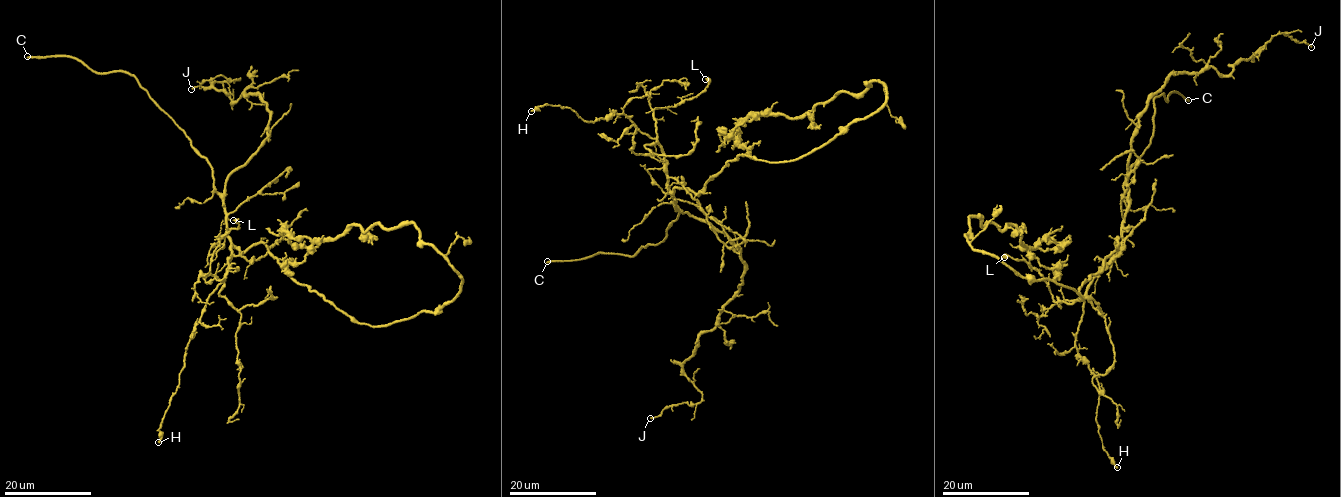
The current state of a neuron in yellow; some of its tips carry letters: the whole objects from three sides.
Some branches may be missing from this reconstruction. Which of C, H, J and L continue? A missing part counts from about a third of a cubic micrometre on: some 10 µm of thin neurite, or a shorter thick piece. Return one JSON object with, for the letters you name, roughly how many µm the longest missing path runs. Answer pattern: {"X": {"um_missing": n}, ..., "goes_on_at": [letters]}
{"C": {"um_missing": 30}, "goes_on_at": ["C"]}

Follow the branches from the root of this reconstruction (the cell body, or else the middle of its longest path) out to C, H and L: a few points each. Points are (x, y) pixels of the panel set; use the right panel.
C: (1096, 273), (1116, 237), (1123, 247), (1123, 183), (1150, 142), (1154, 101), (1174, 92), (1188, 100)
H: (1096, 273), (1116, 237), (1123, 249), (1086, 291), (1075, 346), (1099, 383), (1098, 433), (1117, 467)
L: (1096, 273), (1116, 237), (1123, 249), (1075, 300), (1056, 302), (1038, 272), (1004, 257)

